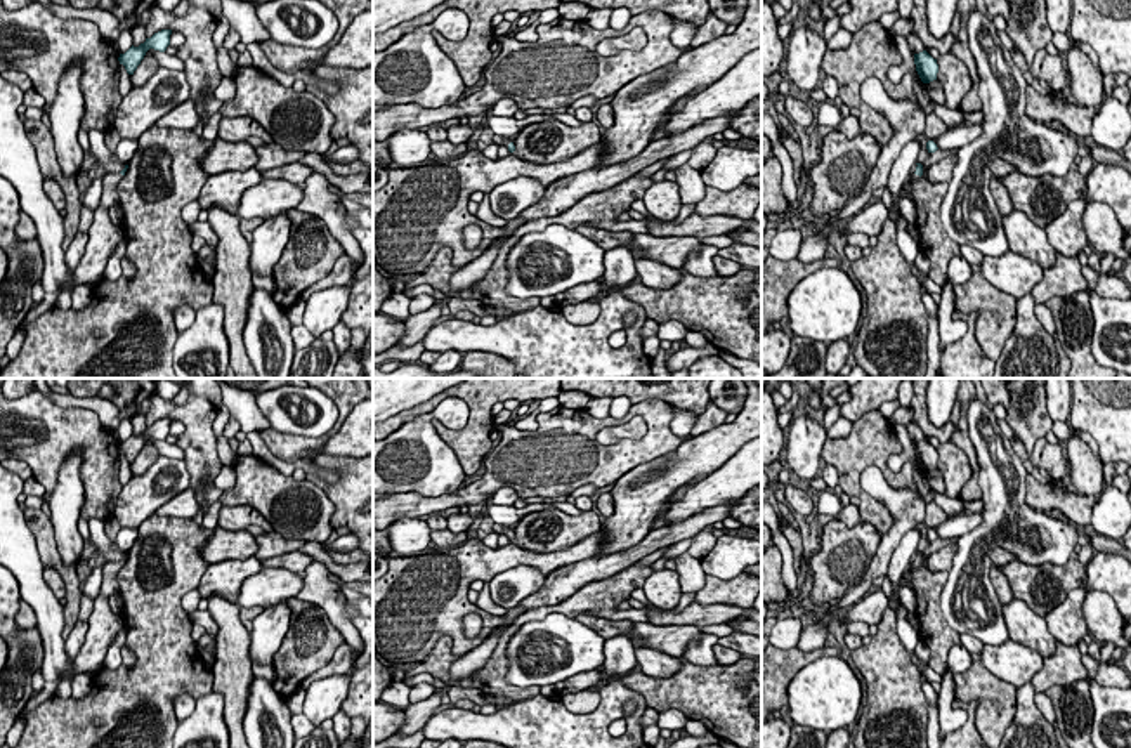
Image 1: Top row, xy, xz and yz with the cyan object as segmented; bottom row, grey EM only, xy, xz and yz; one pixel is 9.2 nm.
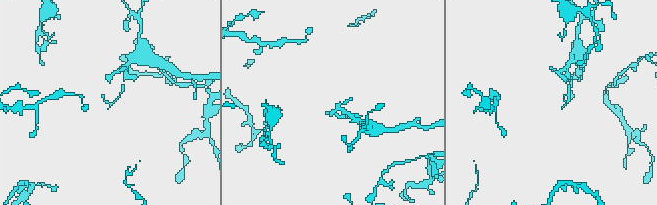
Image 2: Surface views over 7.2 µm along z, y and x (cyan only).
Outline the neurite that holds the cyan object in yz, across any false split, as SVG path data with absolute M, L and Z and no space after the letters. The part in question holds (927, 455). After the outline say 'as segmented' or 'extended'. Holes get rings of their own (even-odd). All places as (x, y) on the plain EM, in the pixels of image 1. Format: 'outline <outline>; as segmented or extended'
outline M926 439L914 443L916 460L923 472L937 469L938 453Z; as segmented

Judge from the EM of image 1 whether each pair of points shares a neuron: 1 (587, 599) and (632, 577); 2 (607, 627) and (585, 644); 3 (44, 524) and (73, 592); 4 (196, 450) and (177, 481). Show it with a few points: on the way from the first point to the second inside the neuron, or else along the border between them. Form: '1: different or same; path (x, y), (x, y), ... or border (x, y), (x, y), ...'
1: same; path (597, 597), (621, 585)
2: different; border (573, 618), (604, 639)
3: same; path (45, 542), (49, 556), (68, 575)
4: different; border (184, 459), (189, 486)

